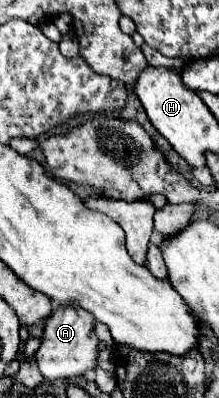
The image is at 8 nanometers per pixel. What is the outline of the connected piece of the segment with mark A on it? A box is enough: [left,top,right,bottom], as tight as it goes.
[35,304,99,380]

